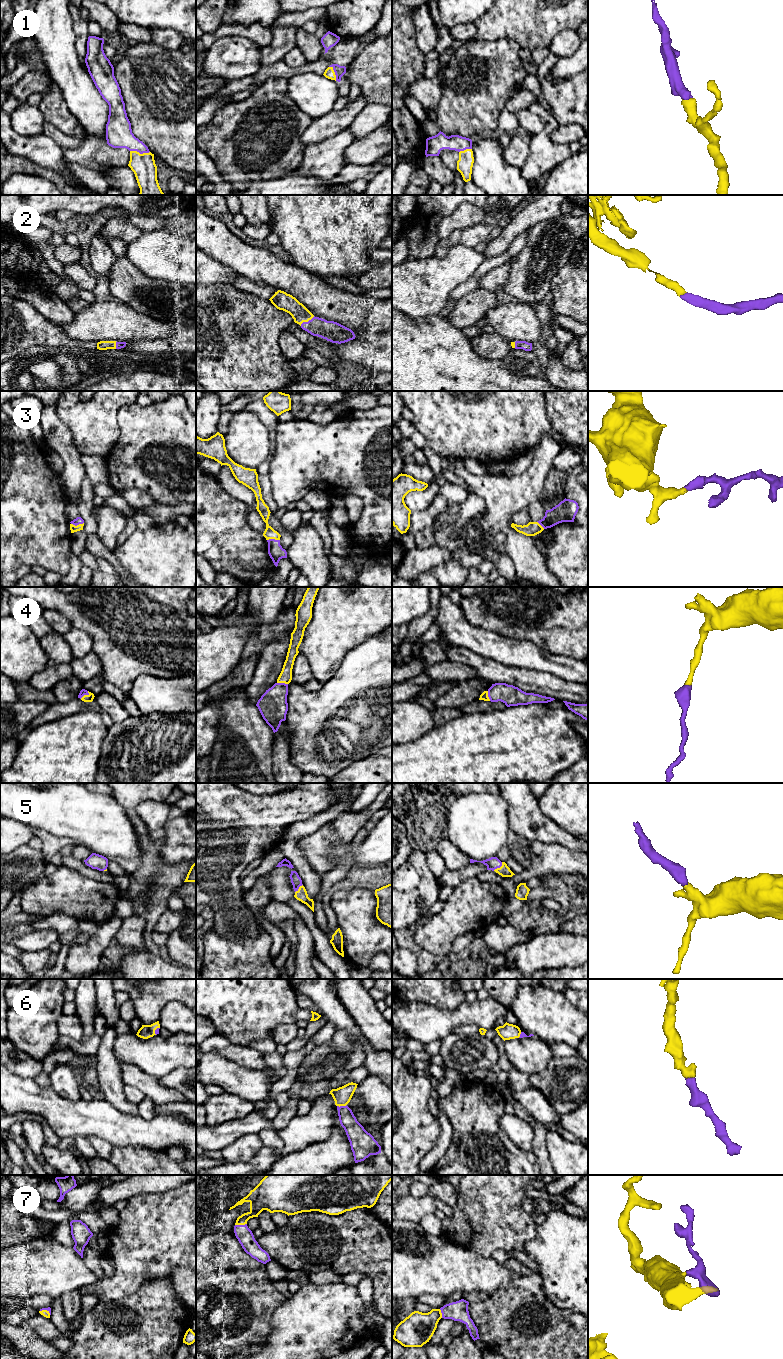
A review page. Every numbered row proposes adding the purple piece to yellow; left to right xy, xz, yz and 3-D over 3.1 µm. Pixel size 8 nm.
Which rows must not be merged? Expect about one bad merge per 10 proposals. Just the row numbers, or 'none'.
none

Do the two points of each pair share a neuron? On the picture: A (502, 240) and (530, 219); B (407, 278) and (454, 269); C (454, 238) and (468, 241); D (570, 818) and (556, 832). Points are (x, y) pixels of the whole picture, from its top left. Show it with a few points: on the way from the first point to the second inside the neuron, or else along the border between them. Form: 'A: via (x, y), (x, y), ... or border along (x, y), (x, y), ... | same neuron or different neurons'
A: via (509, 233), (523, 222) | same neuron
B: via (419, 278), (436, 278), (442, 275) | same neuron
C: border along (462, 231), (459, 242) | different neurons
D: border along (542, 812), (577, 837) | different neurons

